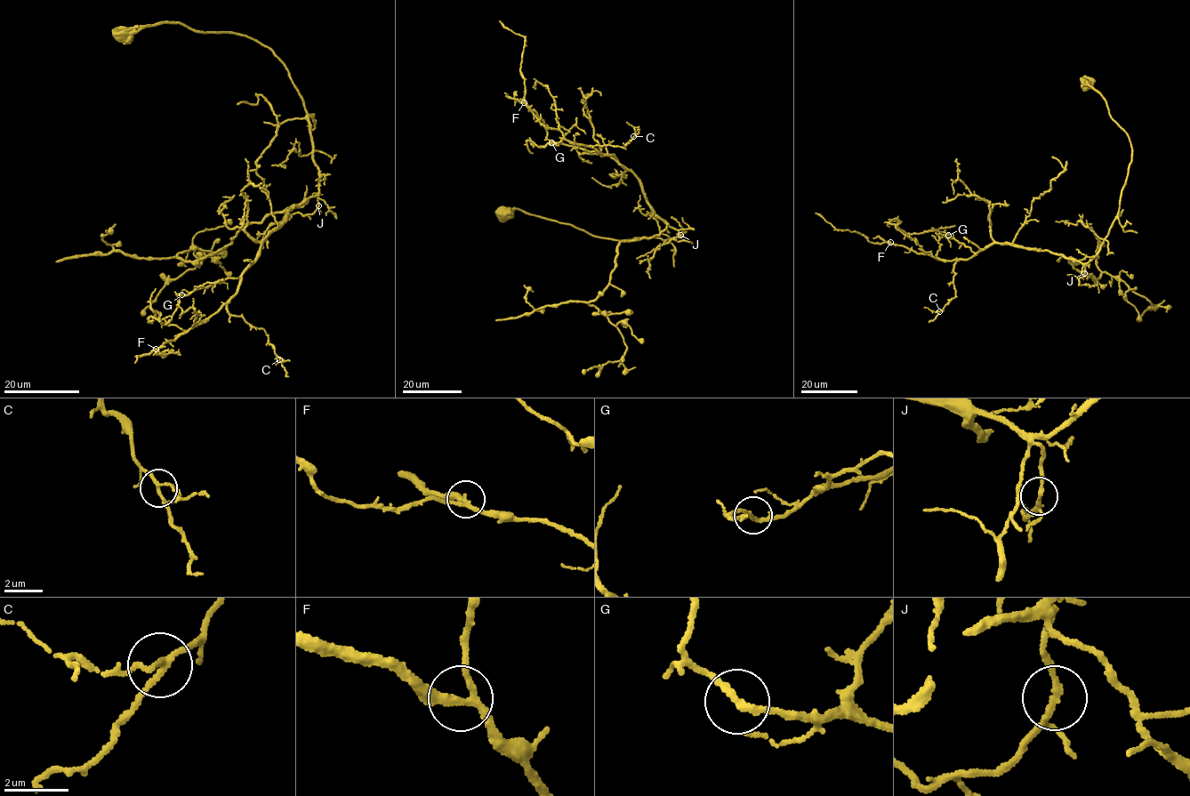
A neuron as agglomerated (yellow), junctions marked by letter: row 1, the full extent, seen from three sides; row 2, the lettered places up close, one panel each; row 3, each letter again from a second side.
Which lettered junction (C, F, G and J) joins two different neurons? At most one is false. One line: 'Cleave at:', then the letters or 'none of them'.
Cleave at: none of them

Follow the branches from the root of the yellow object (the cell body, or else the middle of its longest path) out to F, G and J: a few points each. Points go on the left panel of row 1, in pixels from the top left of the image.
F: (122, 35), (182, 23), (265, 44), (302, 100), (319, 178), (318, 193), (263, 239), (233, 296), (156, 349)
G: (122, 35), (162, 22), (246, 35), (284, 64), (306, 113), (318, 193), (289, 211), (240, 277), (181, 294)
J: (122, 35), (182, 23), (246, 35), (267, 46), (303, 102), (318, 170), (318, 205)

